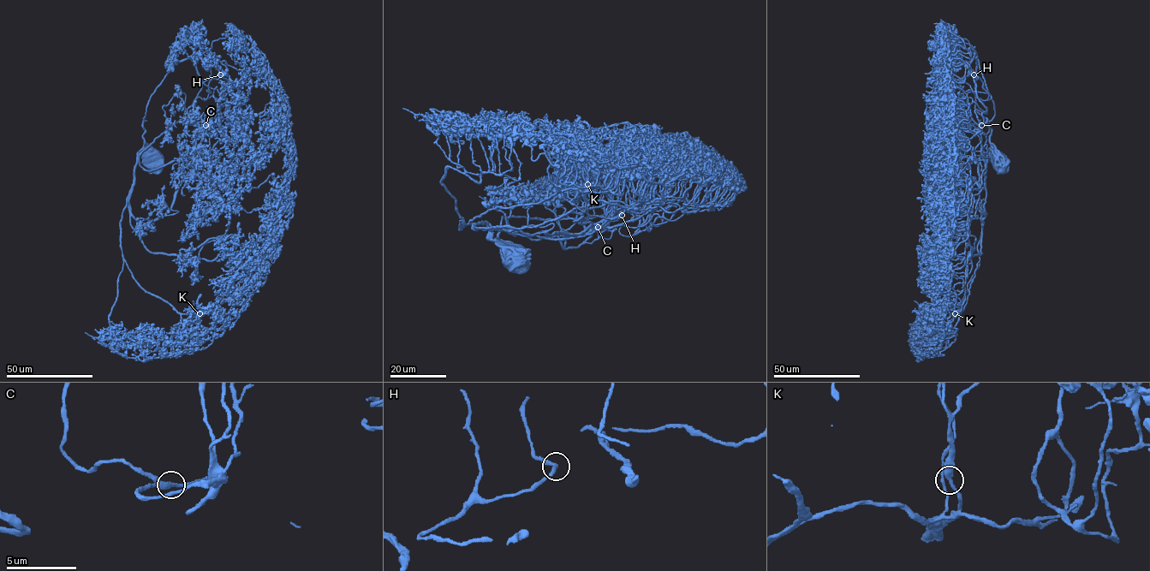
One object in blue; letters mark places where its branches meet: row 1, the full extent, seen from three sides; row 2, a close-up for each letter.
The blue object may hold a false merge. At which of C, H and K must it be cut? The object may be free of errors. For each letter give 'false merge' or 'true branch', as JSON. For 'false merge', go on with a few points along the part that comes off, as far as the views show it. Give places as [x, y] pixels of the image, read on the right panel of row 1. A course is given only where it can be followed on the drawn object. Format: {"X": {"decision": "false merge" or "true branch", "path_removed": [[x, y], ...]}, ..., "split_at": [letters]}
{"C": {"decision": "true branch"}, "H": {"decision": "true branch"}, "K": {"decision": "true branch"}, "split_at": []}

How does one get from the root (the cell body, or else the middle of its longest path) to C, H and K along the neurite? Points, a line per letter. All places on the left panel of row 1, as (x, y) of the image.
C: (151, 157), (140, 154), (140, 164), (151, 170), (202, 157), (210, 149), (205, 126)
H: (151, 157), (140, 154), (156, 138), (182, 121), (202, 80), (220, 75)
K: (151, 157), (140, 154), (137, 161), (121, 222), (122, 257), (145, 290), (179, 312), (199, 308), (199, 313)

